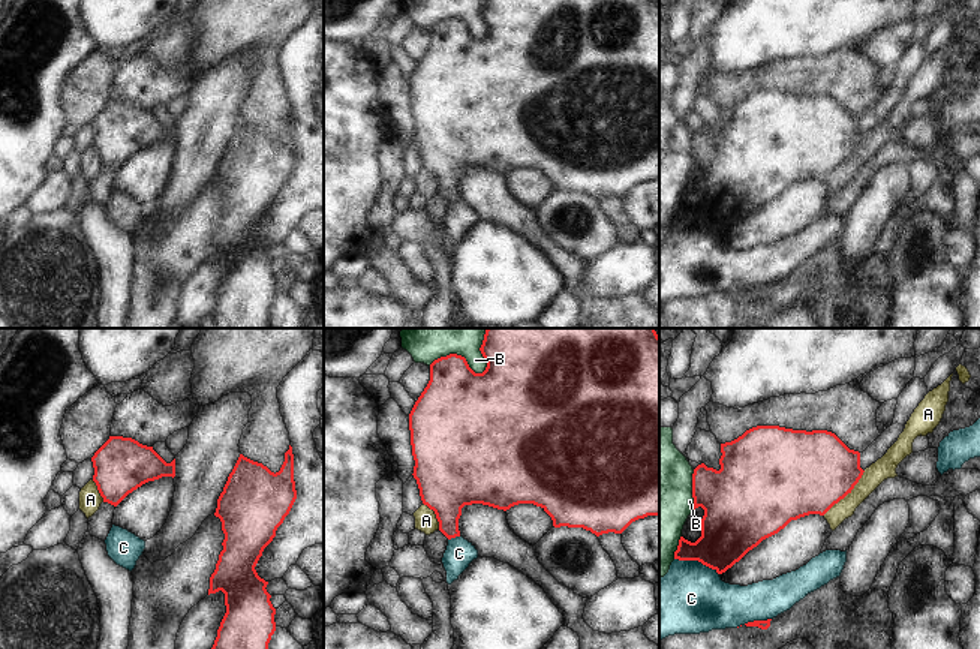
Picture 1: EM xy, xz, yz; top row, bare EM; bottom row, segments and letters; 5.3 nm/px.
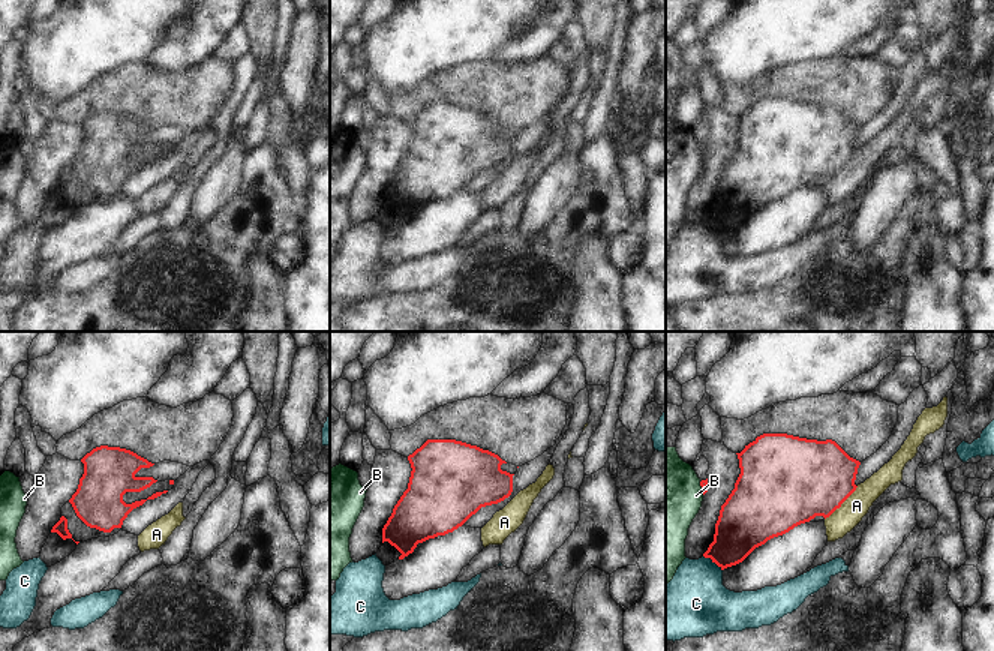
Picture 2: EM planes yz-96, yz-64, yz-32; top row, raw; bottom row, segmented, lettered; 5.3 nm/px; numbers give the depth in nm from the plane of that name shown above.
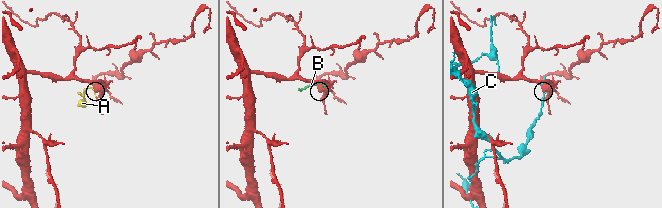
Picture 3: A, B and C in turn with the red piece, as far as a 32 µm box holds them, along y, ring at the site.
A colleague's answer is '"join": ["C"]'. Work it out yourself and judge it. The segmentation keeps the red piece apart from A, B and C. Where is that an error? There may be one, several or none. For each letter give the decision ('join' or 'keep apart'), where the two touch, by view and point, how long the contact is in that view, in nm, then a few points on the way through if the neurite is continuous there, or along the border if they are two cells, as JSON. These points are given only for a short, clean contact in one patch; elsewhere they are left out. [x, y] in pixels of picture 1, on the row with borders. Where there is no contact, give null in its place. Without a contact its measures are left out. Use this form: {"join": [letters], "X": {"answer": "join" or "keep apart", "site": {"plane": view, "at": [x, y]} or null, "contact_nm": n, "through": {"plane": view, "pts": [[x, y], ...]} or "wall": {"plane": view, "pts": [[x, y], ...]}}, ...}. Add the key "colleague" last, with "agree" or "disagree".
{"join": [], "A": {"answer": "keep apart", "site": {"plane": "yz", "at": [845, 495]}, "contact_nm": 340, "wall": {"plane": "yz", "pts": [[865, 471], [859, 481], [823, 514]]}}, "B": {"answer": "keep apart", "site": {"plane": "xz", "at": [474, 372]}, "contact_nm": 380}, "C": {"answer": "keep apart", "site": {"plane": "yz", "at": [697, 559]}, "contact_nm": 260}, "colleague": "disagree"}

